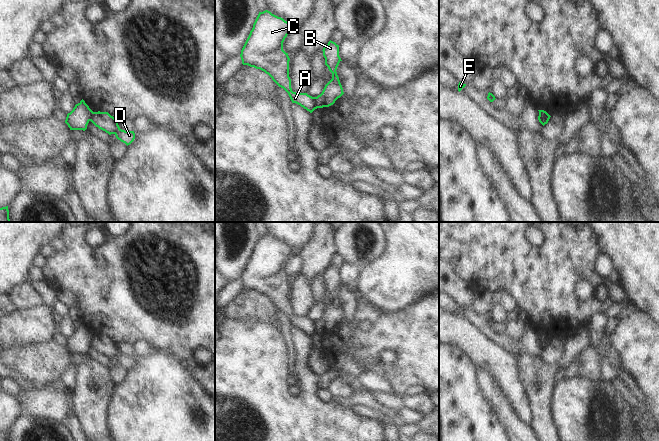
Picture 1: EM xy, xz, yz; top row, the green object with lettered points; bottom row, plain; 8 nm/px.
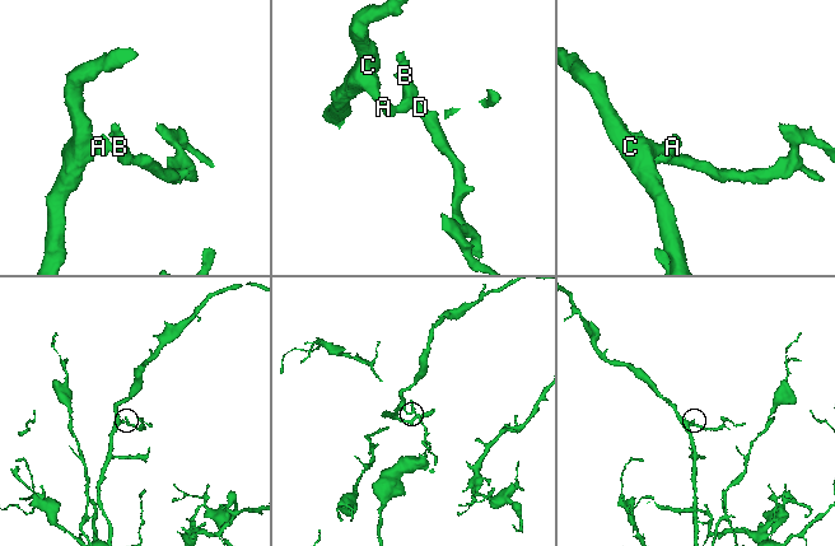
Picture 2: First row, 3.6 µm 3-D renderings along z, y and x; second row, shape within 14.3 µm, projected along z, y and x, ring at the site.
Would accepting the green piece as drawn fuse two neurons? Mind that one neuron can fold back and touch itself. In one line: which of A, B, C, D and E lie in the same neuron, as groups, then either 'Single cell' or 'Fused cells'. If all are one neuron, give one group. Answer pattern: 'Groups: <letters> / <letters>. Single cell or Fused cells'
Groups: A C / B D E. Fused cells.

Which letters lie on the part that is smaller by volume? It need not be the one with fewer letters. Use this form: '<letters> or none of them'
B, D, E

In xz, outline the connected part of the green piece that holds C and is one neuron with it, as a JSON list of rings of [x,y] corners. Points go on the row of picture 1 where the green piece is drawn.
[[[265,10],[259,12],[253,28],[241,50],[243,65],[260,69],[289,95],[296,103],[312,113],[316,107],[315,97],[307,93],[292,91],[289,77],[288,53],[283,50],[283,42],[291,31],[291,23]]]

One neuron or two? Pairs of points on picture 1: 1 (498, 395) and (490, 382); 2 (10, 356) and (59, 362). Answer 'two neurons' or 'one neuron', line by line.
1: one neuron
2: one neuron

